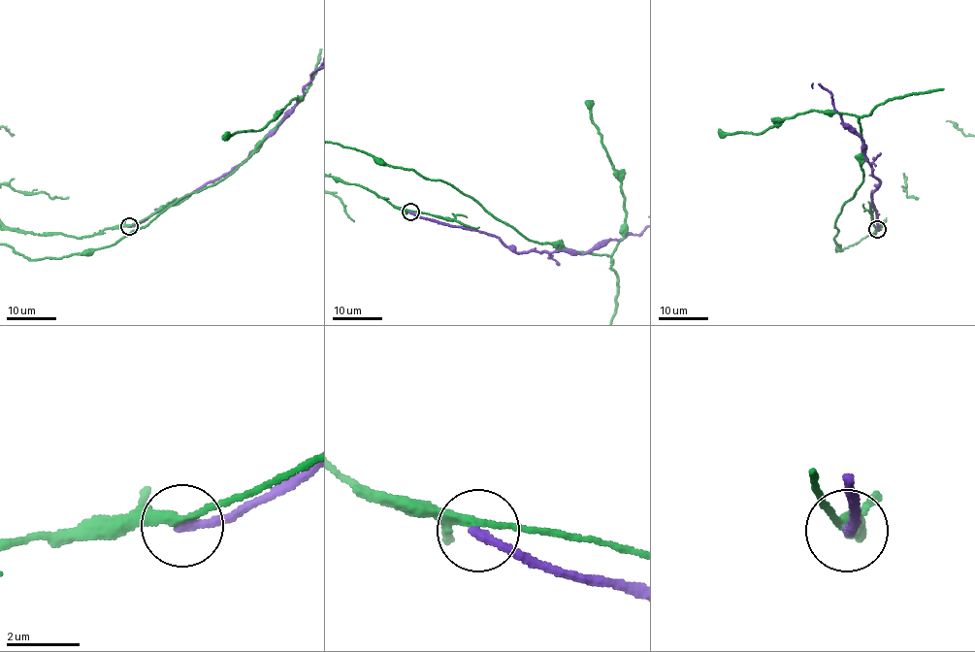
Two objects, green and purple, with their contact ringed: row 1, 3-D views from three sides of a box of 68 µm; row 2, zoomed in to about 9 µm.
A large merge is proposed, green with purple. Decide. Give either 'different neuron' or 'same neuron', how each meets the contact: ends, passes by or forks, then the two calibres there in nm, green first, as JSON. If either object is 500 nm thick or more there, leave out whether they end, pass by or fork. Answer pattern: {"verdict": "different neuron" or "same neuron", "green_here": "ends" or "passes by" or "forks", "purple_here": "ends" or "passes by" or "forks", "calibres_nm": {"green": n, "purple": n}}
{"verdict": "different neuron", "green_here": "passes by", "purple_here": "ends", "calibres_nm": {"green": 240, "purple": 260}}

